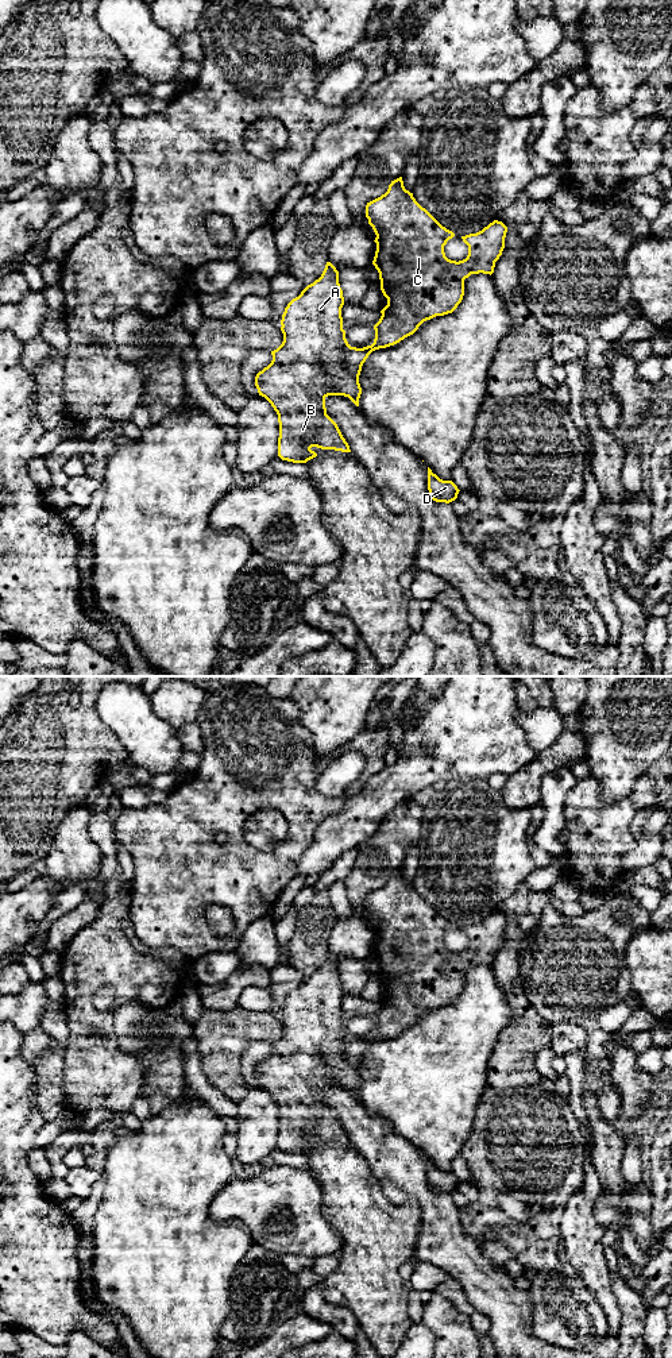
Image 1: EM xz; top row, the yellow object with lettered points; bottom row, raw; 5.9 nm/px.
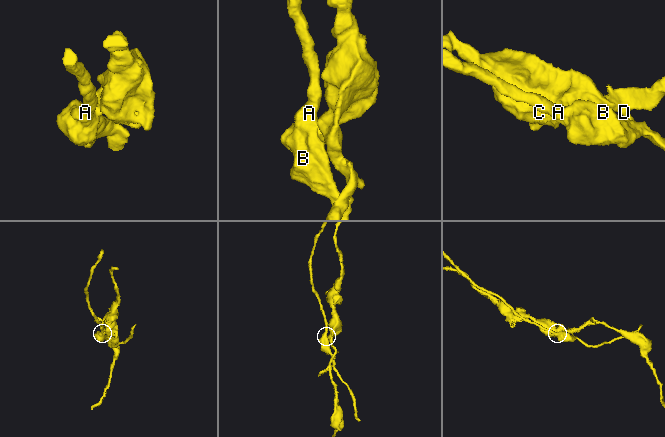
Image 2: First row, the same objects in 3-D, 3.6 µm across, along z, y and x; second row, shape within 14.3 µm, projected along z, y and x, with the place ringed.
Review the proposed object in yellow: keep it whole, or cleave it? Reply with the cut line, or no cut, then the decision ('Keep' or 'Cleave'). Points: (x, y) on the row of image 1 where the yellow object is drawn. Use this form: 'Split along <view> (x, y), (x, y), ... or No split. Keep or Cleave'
Split along xz (348, 346), (346, 351), (347, 371), (358, 381). Cleave

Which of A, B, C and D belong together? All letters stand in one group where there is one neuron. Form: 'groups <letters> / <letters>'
groups A B / C D

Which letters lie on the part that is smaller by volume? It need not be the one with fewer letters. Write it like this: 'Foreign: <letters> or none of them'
Foreign: A, B

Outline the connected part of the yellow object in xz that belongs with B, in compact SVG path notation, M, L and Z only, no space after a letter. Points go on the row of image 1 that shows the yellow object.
M327 262L318 279L308 285L293 298L281 320L282 344L271 351L271 363L255 377L259 396L264 397L278 414L279 437L278 456L293 463L306 463L317 456L312 447L351 452L337 424L327 414L328 396L348 397L356 406L362 387L345 366L345 351L349 347L343 329L343 290L339 271Z

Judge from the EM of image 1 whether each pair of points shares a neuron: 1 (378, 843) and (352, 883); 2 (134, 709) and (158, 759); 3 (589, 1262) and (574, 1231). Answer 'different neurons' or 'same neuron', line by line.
1: same neuron
2: same neuron
3: same neuron

